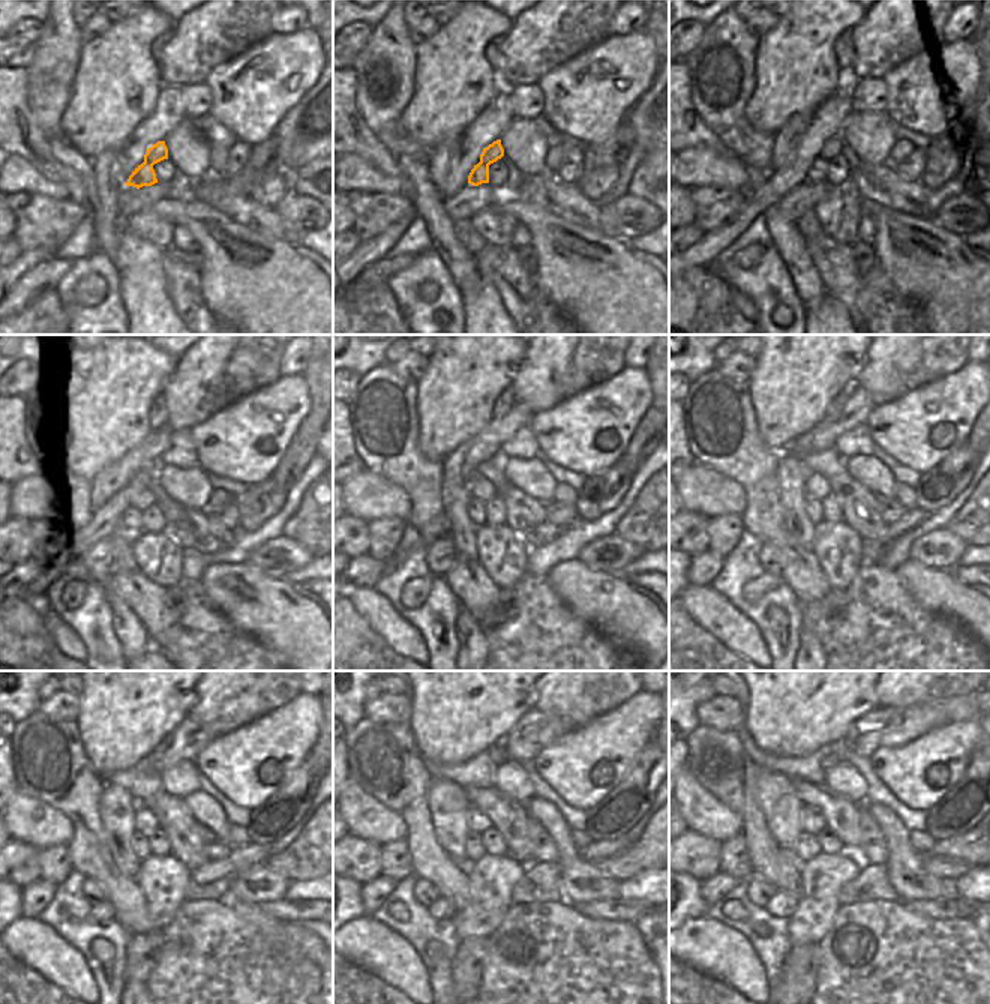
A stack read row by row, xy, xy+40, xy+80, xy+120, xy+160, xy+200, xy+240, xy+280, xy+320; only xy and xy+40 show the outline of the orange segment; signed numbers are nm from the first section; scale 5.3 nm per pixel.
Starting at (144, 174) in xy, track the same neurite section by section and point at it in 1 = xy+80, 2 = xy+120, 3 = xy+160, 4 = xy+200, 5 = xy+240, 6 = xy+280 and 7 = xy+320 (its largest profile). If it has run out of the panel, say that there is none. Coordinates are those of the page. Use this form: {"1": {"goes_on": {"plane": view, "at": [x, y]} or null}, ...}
{"1": {"goes_on": {"plane": "xy+80", "at": [816, 173]}}, "2": {"goes_on": {"plane": "xy+120", "at": [146, 497]}}, "3": {"goes_on": {"plane": "xy+160", "at": [480, 488]}}, "4": {"goes_on": {"plane": "xy+200", "at": [815, 485]}}, "5": {"goes_on": {"plane": "xy+240", "at": [146, 823]}}, "6": {"goes_on": {"plane": "xy+280", "at": [477, 821]}}, "7": {"goes_on": {"plane": "xy+320", "at": [812, 820]}}}

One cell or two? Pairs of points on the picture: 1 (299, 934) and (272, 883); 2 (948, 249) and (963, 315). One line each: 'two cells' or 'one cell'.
1: two cells
2: one cell

